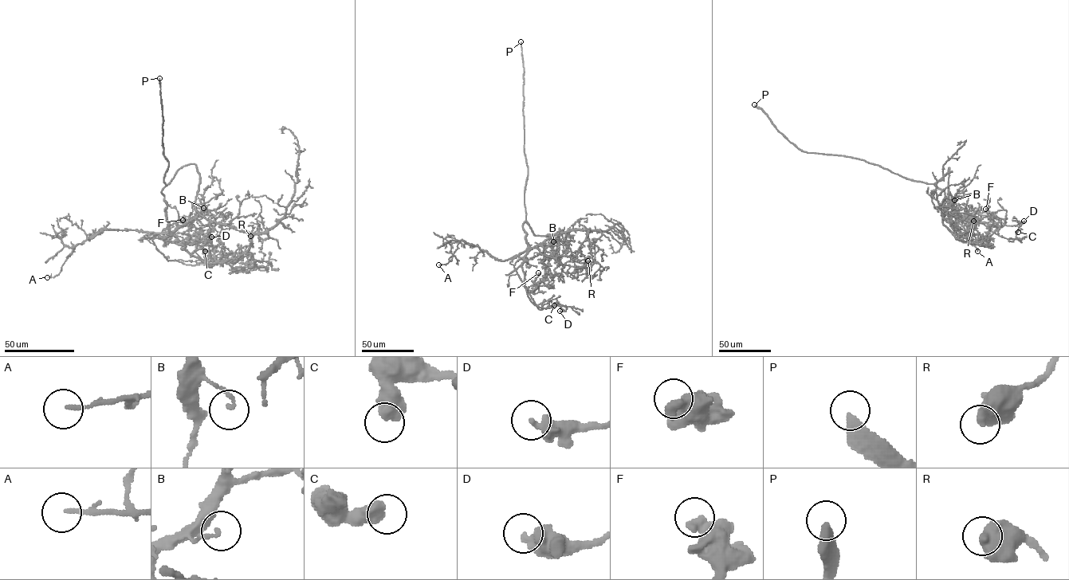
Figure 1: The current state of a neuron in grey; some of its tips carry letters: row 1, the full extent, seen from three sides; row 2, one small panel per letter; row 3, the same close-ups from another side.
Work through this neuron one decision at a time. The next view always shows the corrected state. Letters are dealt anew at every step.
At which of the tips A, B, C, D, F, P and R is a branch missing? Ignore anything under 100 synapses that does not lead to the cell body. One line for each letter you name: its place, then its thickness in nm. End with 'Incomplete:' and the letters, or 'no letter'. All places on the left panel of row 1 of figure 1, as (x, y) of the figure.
P: at (159, 78); 400 nm thick
Incomplete: P

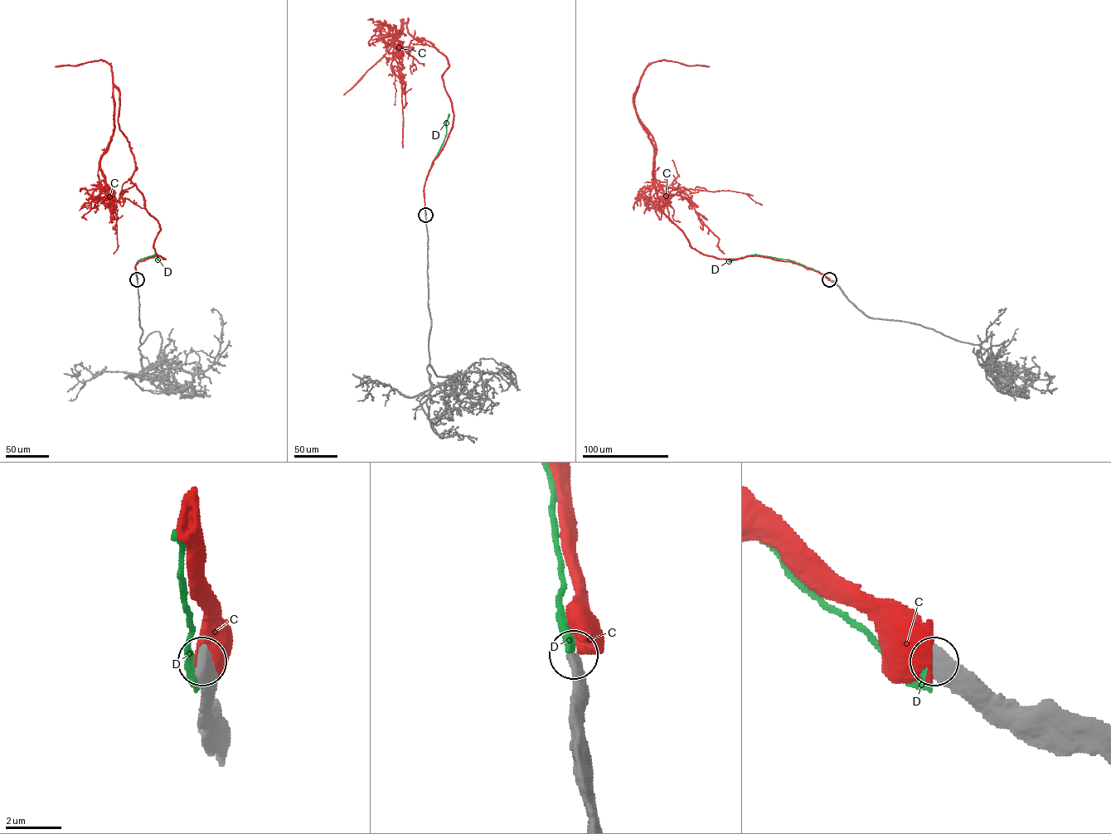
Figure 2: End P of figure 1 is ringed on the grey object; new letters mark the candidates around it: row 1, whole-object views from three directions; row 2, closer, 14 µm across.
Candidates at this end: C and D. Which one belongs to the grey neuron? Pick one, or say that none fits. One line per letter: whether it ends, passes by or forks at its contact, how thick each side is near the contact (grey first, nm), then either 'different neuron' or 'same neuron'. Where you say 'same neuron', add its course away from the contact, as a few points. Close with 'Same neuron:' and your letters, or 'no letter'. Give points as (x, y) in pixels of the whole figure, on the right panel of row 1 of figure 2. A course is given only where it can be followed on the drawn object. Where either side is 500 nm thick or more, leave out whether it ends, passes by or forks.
C: 600 nm thick on the grey side, 700 nm on the other; different neuron
D: 600 nm thick on the grey side, 440 nm on the other; different neuron
Same neuron: no letter

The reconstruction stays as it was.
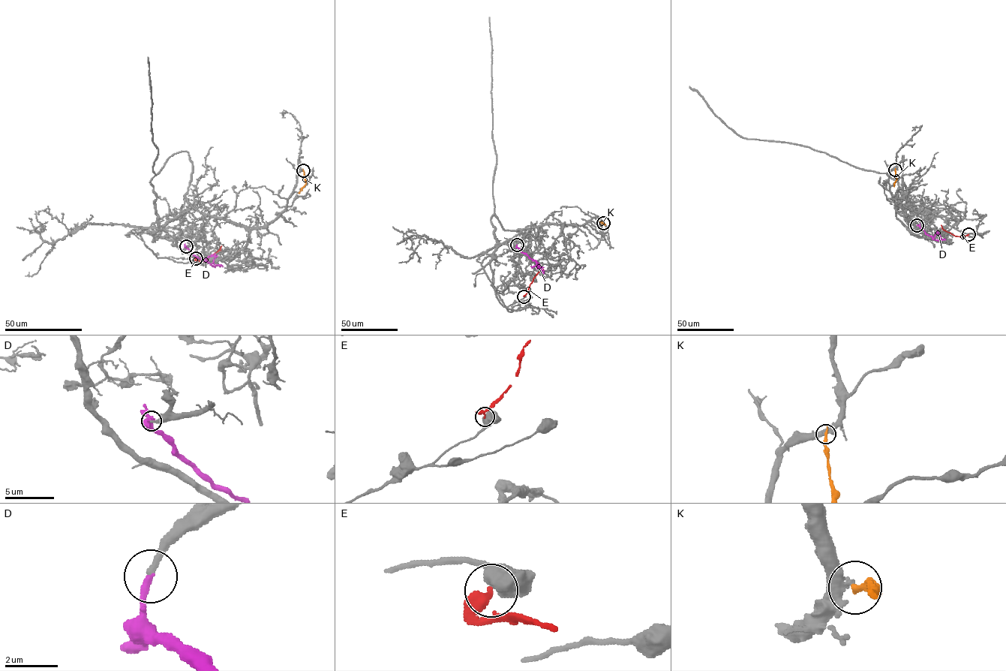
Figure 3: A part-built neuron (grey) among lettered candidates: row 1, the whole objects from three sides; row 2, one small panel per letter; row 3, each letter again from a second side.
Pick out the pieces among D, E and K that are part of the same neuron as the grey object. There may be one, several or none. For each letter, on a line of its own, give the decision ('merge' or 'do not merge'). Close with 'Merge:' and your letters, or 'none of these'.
D: merge
E: do not merge
K: do not merge
Merge: D

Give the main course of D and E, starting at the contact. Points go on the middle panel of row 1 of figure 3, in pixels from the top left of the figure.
D: (517, 245), (521, 251), (538, 263), (532, 268)
E: (524, 296), (534, 277), (543, 269)

